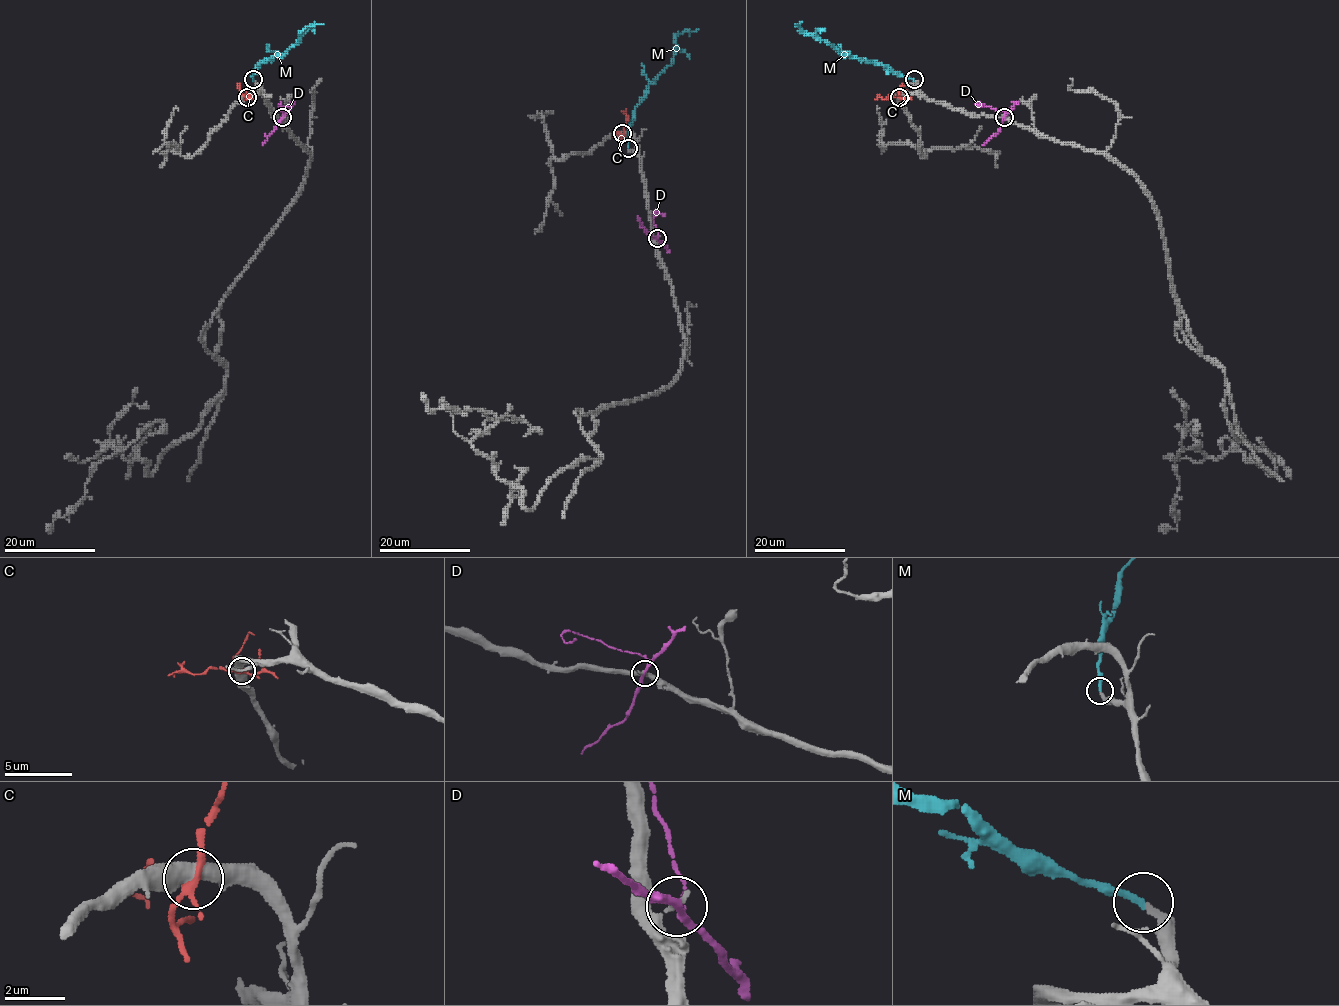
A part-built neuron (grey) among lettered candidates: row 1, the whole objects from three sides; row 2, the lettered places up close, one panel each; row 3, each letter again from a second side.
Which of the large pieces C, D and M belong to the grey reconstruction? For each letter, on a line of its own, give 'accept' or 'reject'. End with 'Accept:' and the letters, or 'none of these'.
C: reject
D: reject
M: accept
Accept: M

